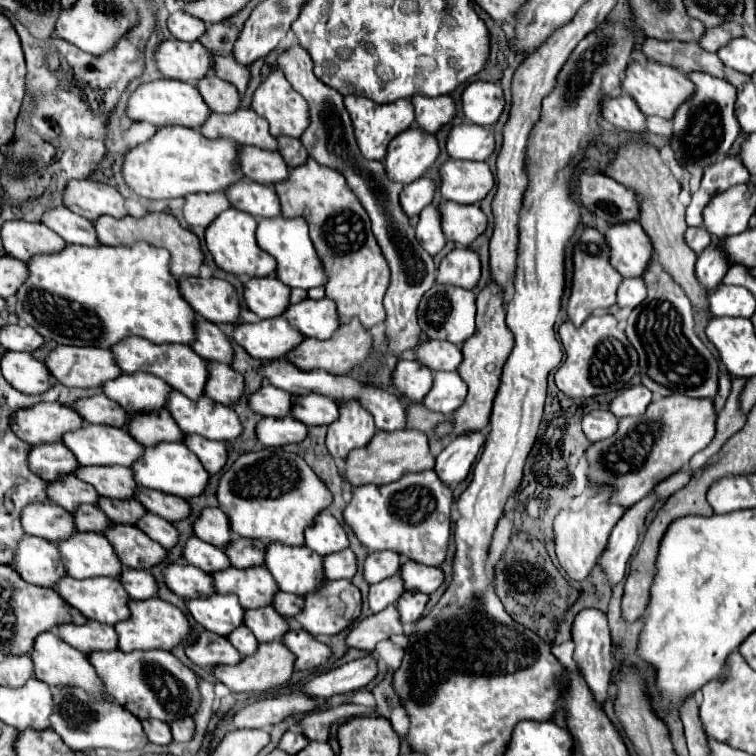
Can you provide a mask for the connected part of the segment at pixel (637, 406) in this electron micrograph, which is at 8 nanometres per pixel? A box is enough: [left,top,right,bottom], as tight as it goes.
[609,384,651,418]

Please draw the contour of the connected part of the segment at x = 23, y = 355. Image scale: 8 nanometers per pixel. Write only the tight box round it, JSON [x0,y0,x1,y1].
[1,352,51,394]

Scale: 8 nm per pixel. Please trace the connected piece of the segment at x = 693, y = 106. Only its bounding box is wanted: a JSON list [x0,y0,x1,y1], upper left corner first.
[671,72,741,168]

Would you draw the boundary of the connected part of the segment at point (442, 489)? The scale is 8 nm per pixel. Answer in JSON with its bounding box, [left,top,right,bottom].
[343,470,451,566]

